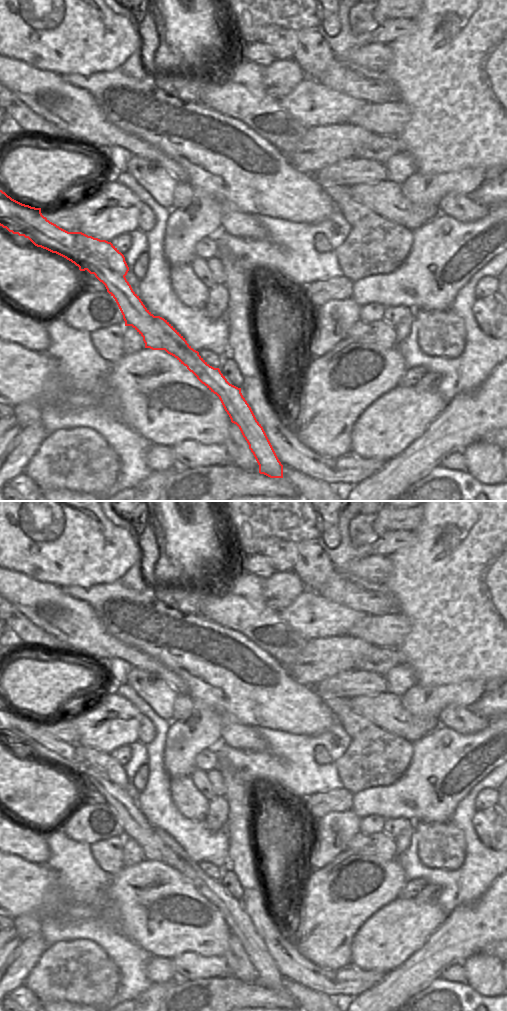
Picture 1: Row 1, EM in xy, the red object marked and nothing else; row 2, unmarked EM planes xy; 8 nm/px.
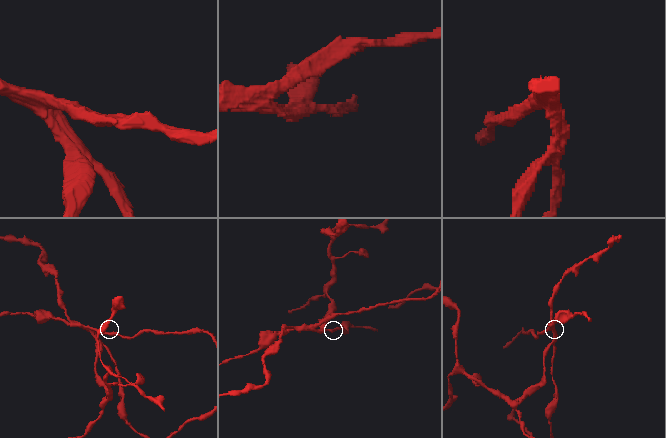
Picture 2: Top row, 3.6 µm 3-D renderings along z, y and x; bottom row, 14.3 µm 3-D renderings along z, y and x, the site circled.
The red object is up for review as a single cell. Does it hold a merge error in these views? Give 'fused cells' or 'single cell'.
fused cells

